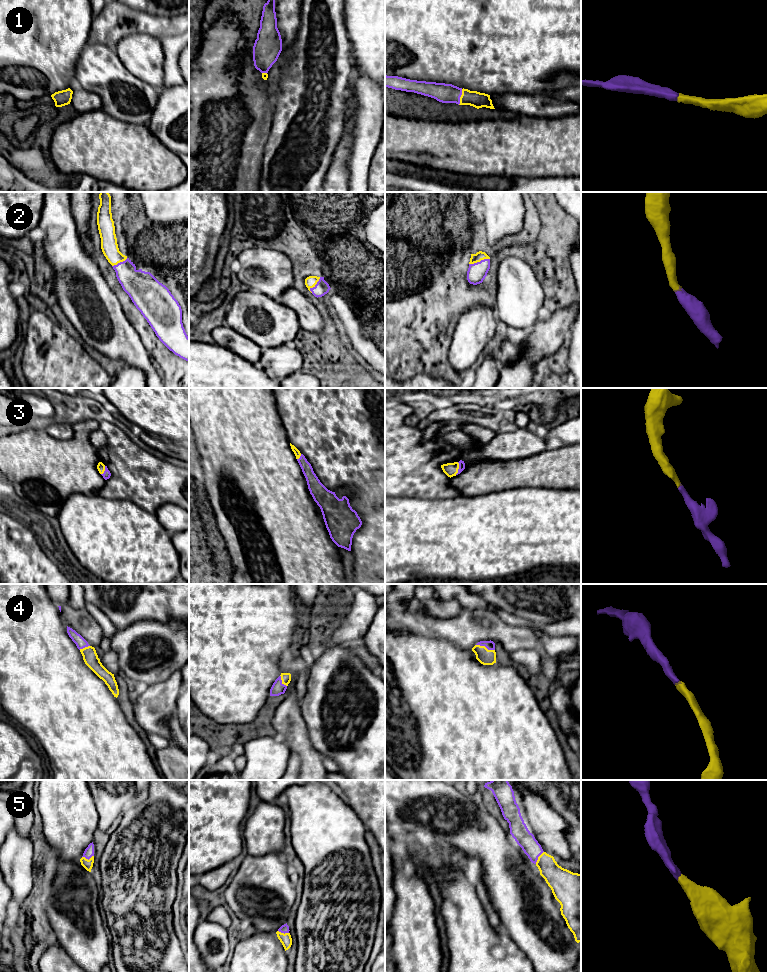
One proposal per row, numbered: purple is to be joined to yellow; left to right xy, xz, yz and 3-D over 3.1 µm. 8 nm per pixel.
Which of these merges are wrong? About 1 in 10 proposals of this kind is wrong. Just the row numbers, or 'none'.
none

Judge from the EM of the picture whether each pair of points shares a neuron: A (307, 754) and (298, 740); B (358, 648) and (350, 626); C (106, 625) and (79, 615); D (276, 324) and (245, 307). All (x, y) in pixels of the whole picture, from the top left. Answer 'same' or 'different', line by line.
A: same
B: different
C: different
D: same

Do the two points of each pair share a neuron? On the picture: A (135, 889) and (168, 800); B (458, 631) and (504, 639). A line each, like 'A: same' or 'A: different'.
A: same
B: same

